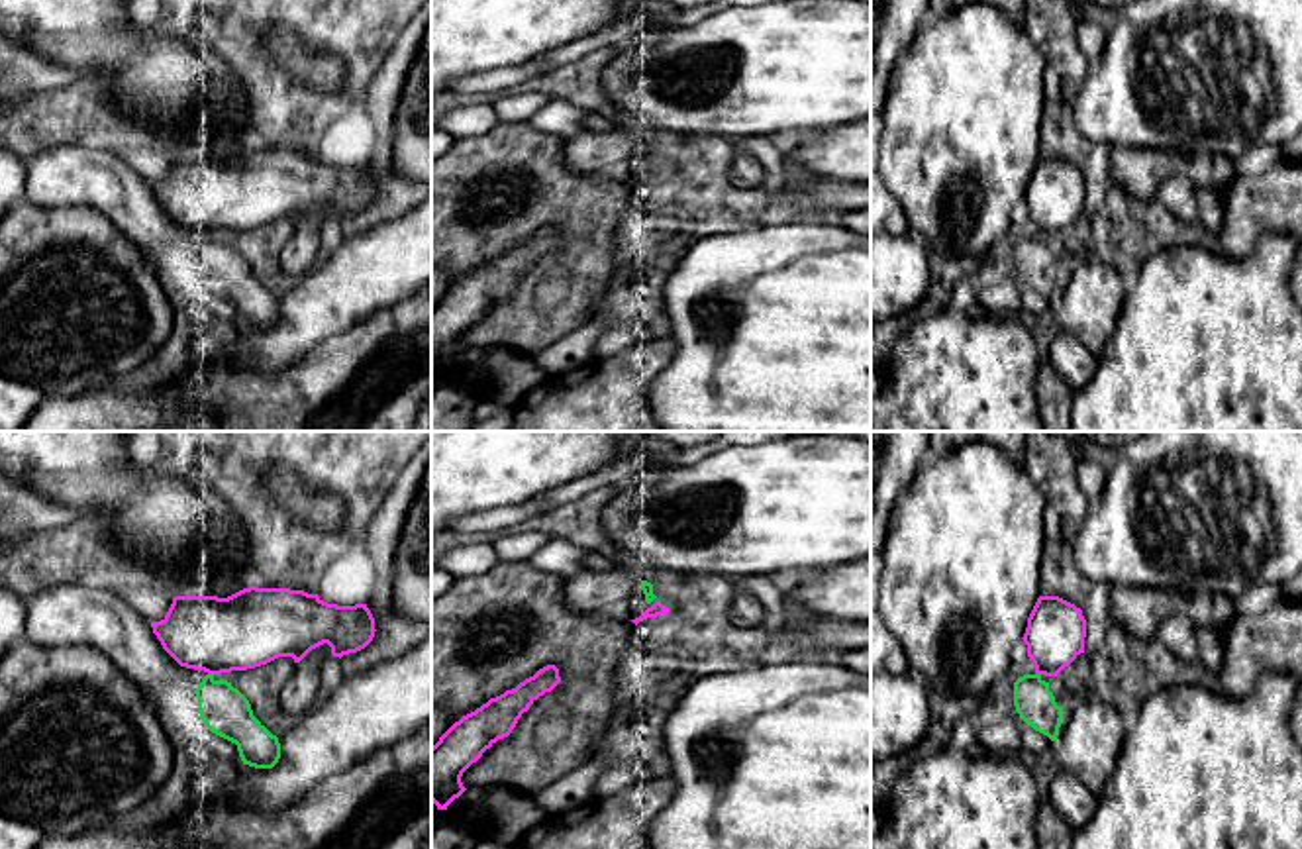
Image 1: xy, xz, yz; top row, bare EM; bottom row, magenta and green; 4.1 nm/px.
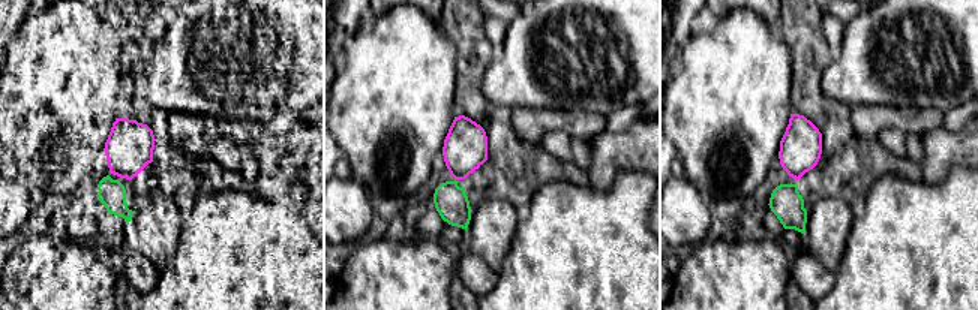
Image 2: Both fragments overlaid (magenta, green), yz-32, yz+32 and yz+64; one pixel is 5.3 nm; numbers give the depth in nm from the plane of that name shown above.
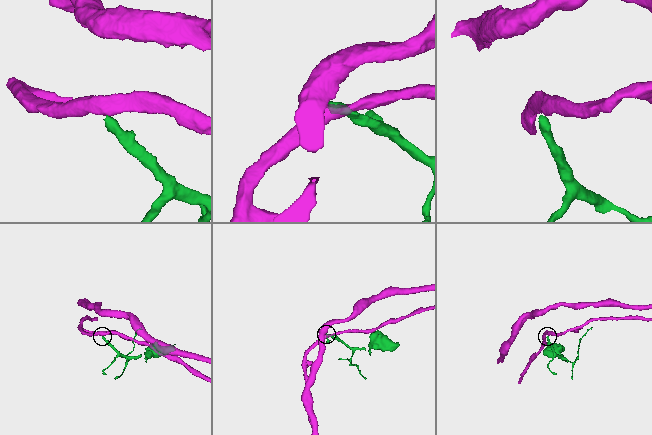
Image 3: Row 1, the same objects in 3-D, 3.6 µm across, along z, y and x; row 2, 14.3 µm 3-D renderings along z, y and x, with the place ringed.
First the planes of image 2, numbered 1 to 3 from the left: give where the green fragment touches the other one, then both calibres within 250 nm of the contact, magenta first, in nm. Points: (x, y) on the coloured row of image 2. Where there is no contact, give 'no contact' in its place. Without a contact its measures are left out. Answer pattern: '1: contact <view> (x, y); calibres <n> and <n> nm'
1: no contact
2: no contact
3: no contact

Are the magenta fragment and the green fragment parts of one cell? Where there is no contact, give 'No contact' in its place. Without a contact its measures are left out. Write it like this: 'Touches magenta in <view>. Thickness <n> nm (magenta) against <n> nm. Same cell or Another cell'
Touches magenta in xy. Thickness 320 nm (magenta) against 200 nm. Another cell

